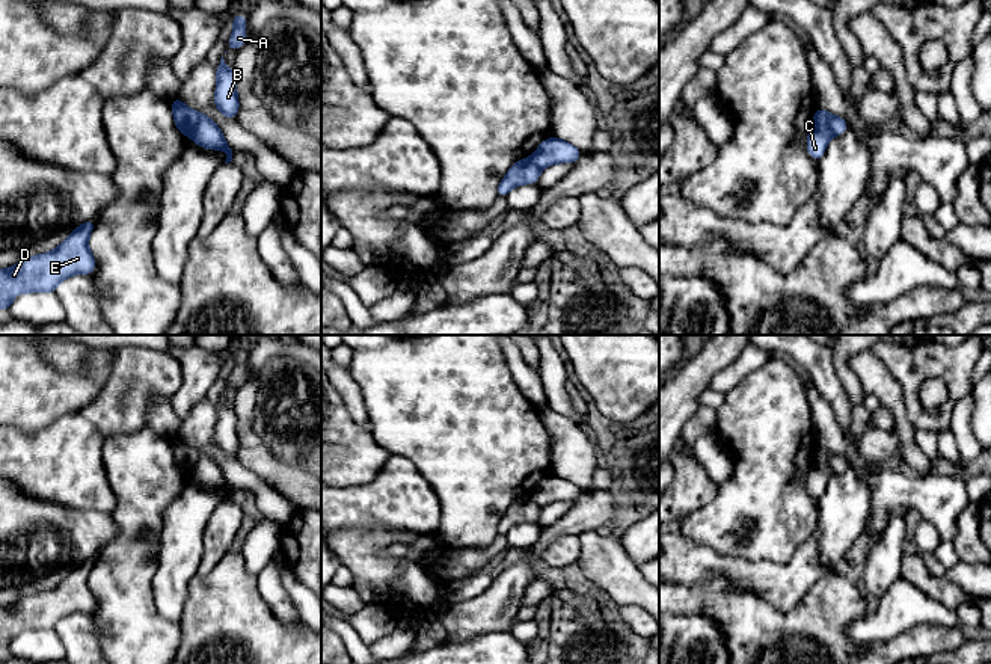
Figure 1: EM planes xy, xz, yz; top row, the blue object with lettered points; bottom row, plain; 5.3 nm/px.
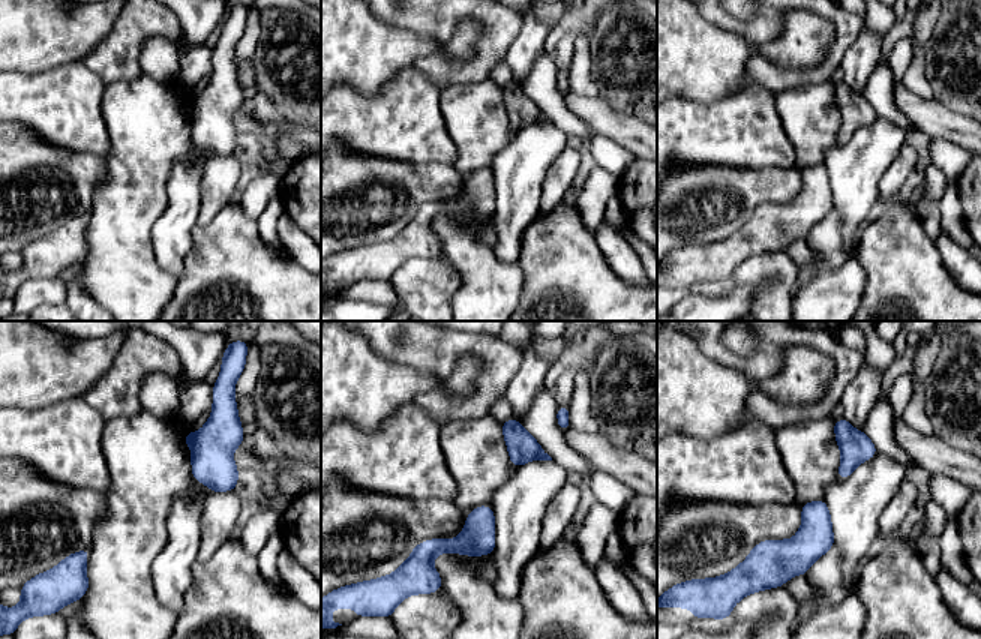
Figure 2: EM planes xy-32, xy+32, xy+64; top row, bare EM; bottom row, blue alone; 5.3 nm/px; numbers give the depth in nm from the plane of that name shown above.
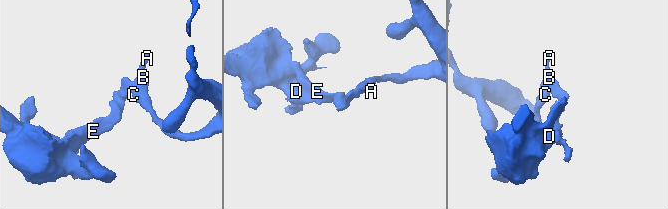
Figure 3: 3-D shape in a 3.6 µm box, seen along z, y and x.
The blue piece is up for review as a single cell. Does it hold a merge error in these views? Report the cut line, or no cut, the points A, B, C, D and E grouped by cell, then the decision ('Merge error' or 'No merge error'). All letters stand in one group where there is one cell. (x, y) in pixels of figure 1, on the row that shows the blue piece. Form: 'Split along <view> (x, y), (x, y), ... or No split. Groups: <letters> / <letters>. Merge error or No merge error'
Split along xy (199, 113), (198, 124), (189, 136). Groups: A B C / D E. Merge error

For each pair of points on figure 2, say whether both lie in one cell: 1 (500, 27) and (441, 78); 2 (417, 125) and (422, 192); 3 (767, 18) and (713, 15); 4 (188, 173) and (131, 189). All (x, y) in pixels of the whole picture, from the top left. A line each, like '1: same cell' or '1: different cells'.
1: same cell
2: different cells
3: same cell
4: different cells

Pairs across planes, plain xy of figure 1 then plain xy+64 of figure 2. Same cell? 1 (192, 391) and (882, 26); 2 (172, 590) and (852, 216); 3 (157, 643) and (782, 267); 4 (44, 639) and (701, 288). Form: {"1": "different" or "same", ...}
{"1": "different", "2": "same", "3": "different", "4": "same"}

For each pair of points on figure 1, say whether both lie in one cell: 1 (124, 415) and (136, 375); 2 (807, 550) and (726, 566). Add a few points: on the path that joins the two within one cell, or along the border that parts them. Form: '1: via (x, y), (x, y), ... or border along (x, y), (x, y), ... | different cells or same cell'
1: via (124, 405), (130, 385) | same cell
2: via (789, 571), (747, 572) | same cell

